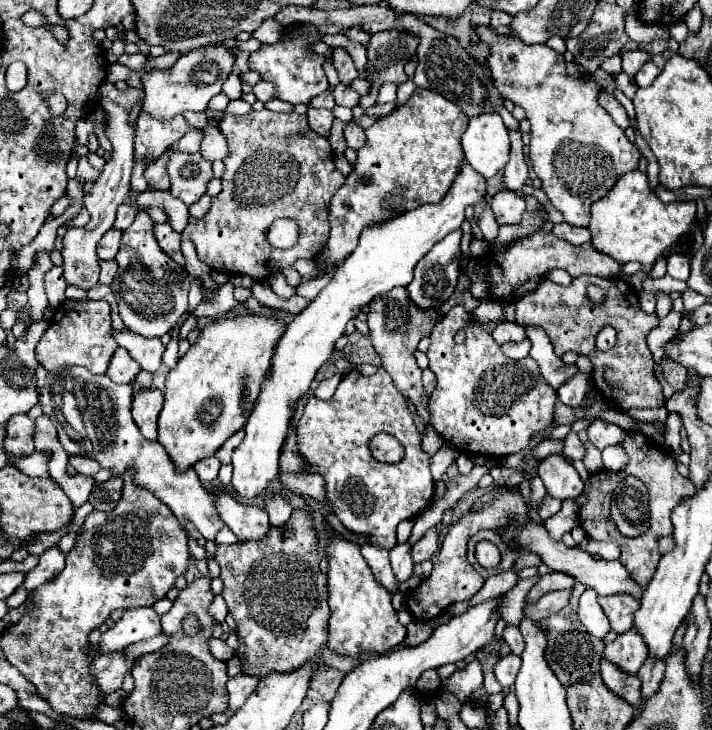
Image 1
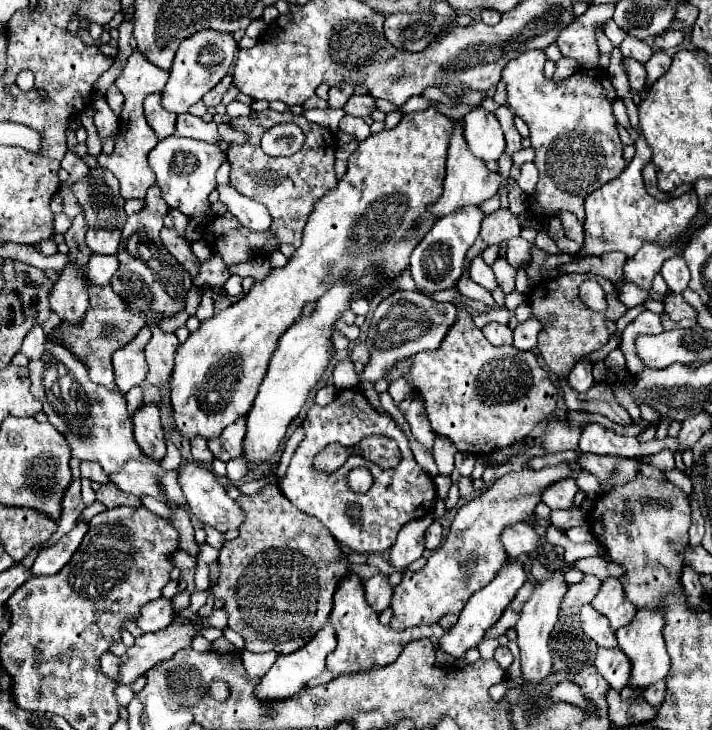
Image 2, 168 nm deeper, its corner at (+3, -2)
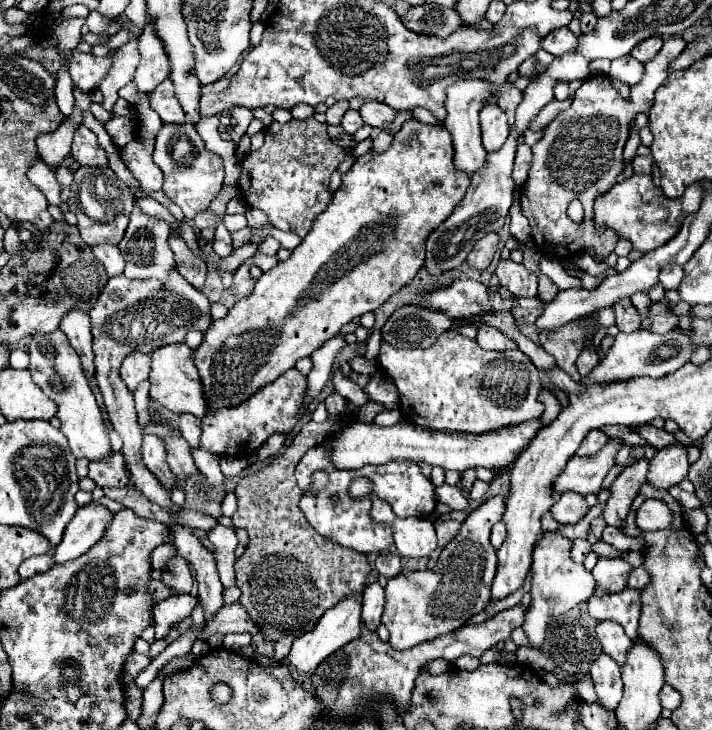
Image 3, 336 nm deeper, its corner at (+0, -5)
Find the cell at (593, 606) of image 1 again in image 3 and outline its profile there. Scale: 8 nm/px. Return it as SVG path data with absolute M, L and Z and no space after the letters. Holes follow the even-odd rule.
M601 621L597 625L597 637L603 645L603 653L611 655L619 665L623 665L627 659L627 651L633 647L633 641L627 639L623 627L615 621Z

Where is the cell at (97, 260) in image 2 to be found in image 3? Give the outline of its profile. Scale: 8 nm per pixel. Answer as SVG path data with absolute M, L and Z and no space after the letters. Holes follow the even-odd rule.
M99 243L99 245L93 247L93 255L105 265L109 277L123 273L125 259L123 259L123 255L121 255L117 245L113 245L113 243Z

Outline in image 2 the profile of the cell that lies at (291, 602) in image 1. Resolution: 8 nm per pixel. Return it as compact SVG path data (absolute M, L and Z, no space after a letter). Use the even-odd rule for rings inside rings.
M266 486L256 496L242 496L238 504L246 512L246 522L240 526L240 536L236 540L224 542L218 556L220 574L210 590L214 598L224 602L224 612L228 614L228 628L244 638L244 648L250 652L270 652L288 654L296 652L316 632L328 622L332 610L332 596L338 586L340 576L348 572L348 562L338 548L336 540L314 516L300 512L290 500L280 492L278 486Z

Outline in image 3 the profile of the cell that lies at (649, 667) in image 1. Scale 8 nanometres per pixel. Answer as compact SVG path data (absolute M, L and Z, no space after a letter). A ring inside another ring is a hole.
M665 685L663 689L661 689L661 705L665 707L665 709L677 709L679 705L681 705L681 695L671 687L671 685Z

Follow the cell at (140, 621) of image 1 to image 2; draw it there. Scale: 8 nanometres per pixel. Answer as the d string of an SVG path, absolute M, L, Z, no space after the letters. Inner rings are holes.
M158 598L158 600L152 600L150 604L146 604L140 610L140 616L136 618L136 624L142 632L158 632L158 630L172 624L172 616L174 616L172 600Z

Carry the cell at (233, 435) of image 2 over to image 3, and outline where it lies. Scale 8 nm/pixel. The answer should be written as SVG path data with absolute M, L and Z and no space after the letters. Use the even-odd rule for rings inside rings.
M297 369L285 371L275 383L267 383L261 387L247 403L239 407L227 407L219 411L211 411L203 421L201 433L201 447L225 457L225 455L253 455L273 433L289 435L301 419L301 409L307 395L307 377L301 375Z

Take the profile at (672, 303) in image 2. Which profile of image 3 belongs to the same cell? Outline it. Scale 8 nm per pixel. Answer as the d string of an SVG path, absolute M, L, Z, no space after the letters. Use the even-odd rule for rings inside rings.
M651 301L651 303L649 303L647 317L651 319L651 331L653 331L653 333L659 333L659 335L675 329L675 325L677 325L677 321L679 321L673 313L669 313L669 311L665 309L665 301L661 301L661 303L653 303L653 301Z

